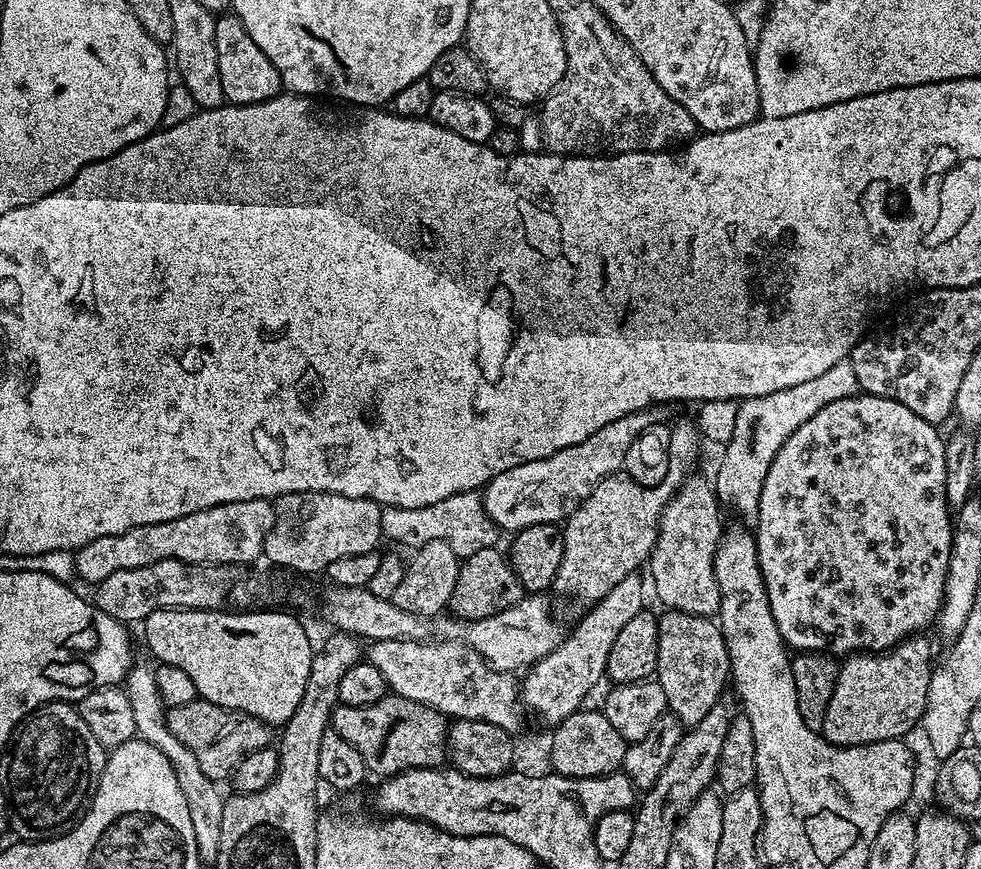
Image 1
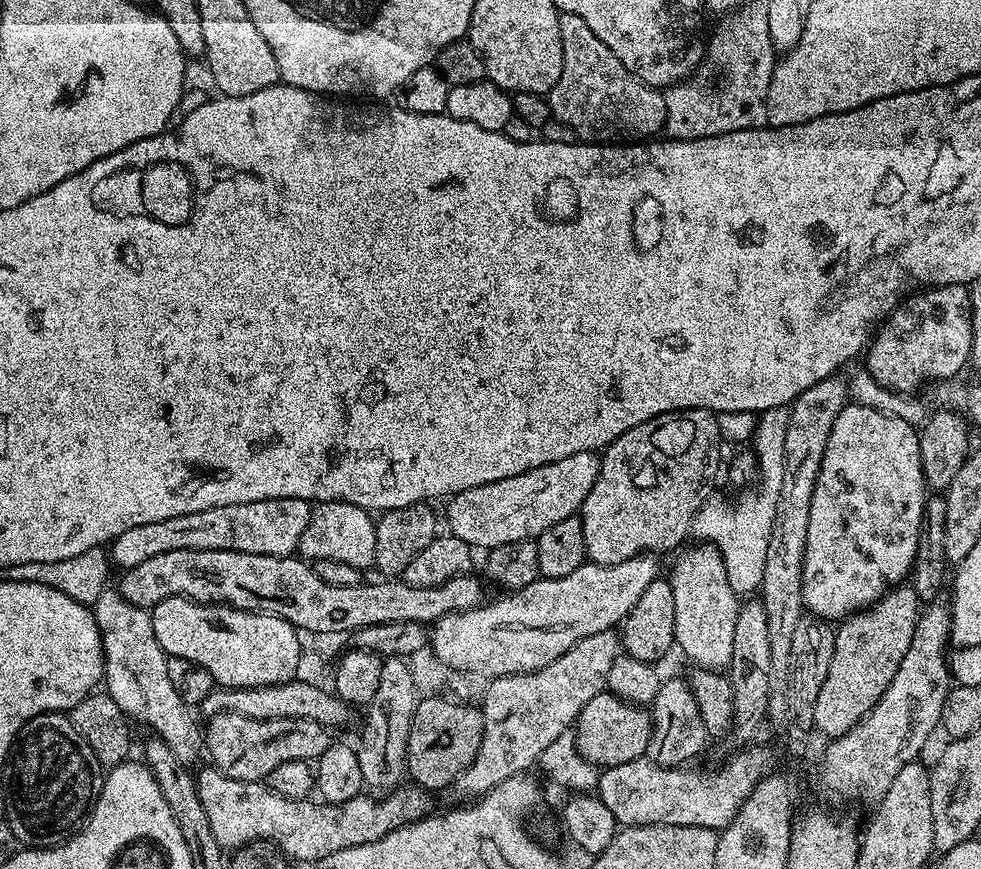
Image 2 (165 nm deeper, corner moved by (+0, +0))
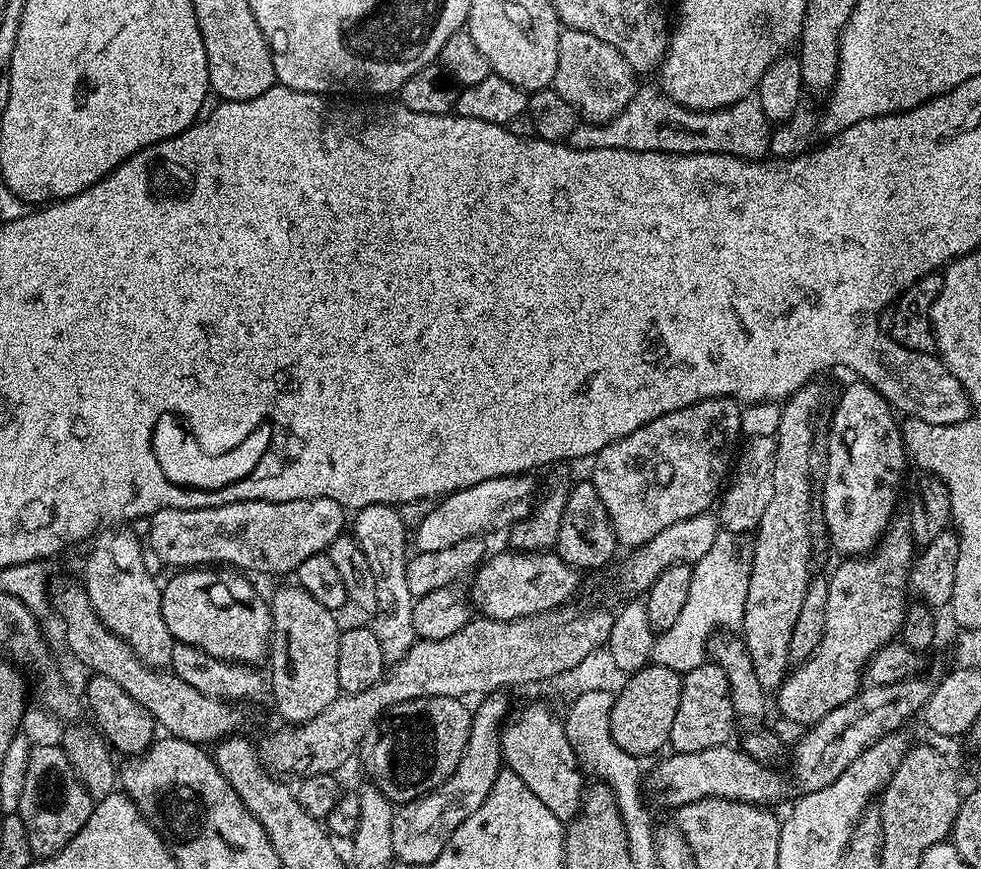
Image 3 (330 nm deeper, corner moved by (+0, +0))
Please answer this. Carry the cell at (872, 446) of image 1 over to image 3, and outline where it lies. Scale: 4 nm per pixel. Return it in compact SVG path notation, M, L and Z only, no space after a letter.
M863 382L852 383L856 384L850 385L841 394L832 412L832 425L828 428L828 469L824 472L824 524L828 527L833 546L848 558L871 552L884 536L897 511L896 499L900 496L906 461L902 428L898 420L896 424L892 405L882 398L882 394L878 394L876 388Z

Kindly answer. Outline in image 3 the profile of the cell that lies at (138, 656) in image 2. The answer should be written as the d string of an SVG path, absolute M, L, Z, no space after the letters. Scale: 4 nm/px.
M108 526L97 531L91 541L88 561L84 564L82 583L104 625L118 634L118 638L132 648L143 664L164 670L172 663L174 641L166 626L166 618L162 618L161 585L157 577L146 570L146 562L142 562L144 548L141 537L139 540L124 528L127 527Z

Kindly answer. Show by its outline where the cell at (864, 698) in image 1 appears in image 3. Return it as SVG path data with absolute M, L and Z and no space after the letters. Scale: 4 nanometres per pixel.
M893 515L884 536L871 552L841 559L841 564L830 572L822 642L818 642L818 650L814 650L810 659L789 671L774 696L775 707L776 704L780 707L789 725L814 725L826 718L830 710L838 710L842 702L850 702L862 687L868 659L882 646L897 639L904 625L904 610L910 600L912 565L918 552L910 515L900 515Z

